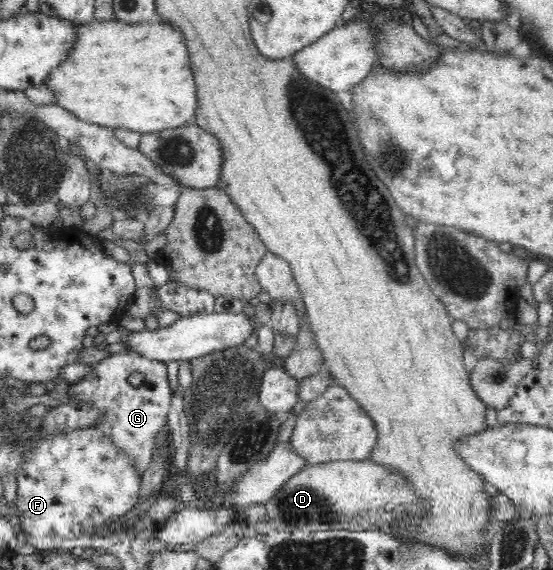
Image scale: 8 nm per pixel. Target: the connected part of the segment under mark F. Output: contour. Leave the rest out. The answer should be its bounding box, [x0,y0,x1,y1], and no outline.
[16,426,141,554]

